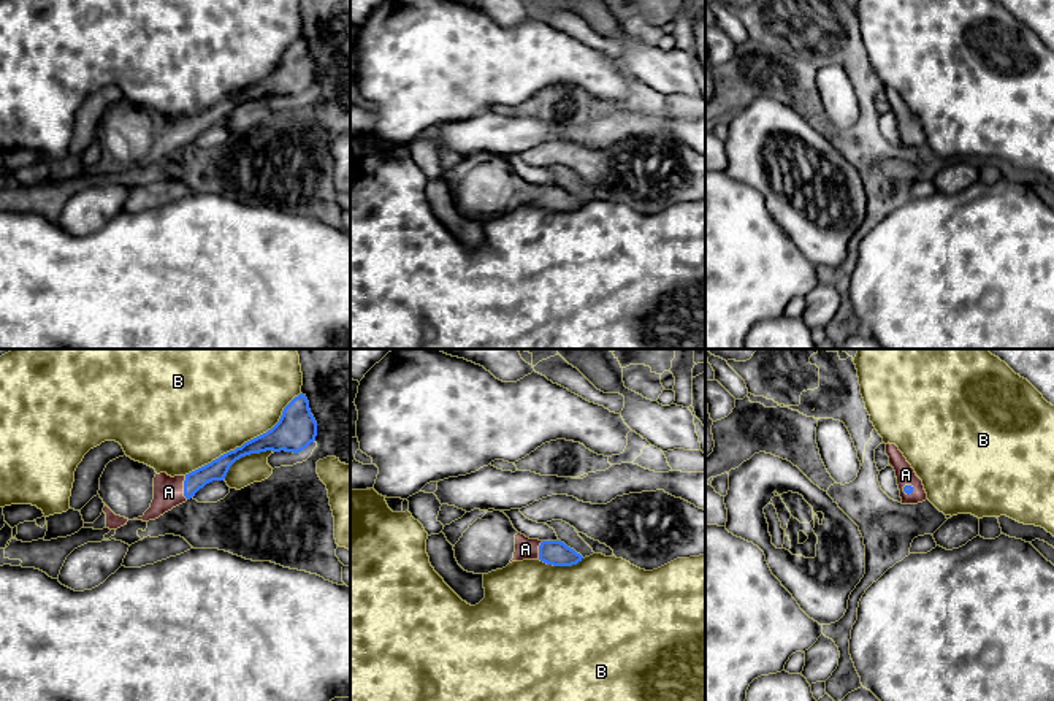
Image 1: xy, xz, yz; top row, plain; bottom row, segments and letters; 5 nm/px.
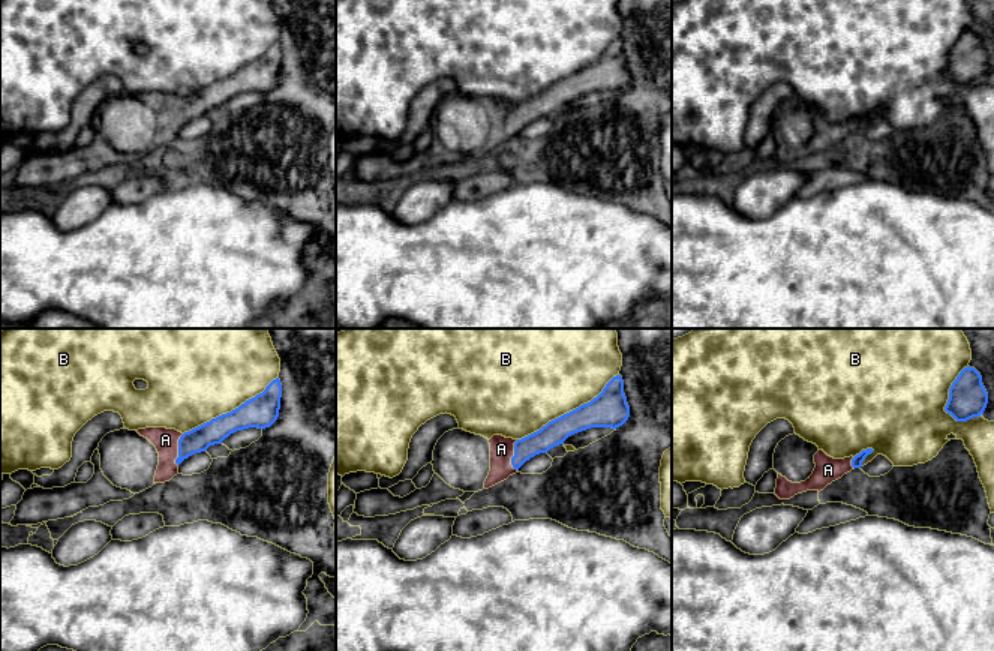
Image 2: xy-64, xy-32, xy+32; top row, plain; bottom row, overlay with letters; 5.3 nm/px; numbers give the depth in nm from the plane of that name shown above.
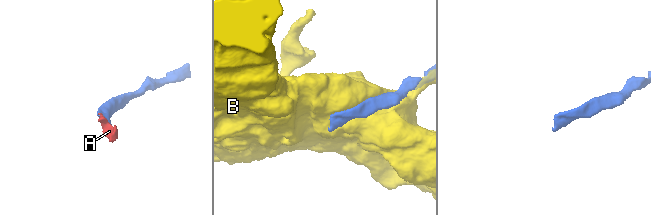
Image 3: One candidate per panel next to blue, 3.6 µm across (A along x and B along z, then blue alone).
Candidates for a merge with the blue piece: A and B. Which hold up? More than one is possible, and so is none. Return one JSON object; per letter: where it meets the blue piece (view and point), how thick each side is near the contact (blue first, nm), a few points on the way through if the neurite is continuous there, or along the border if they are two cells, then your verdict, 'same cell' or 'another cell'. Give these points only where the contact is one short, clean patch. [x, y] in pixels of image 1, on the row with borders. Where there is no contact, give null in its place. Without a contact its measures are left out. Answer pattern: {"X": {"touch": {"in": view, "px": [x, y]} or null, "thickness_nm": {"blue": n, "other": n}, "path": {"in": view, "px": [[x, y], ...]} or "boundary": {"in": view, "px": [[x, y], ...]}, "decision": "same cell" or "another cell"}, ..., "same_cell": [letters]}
{"A": {"touch": {"in": "xy", "px": [184, 487]}, "thickness_nm": {"blue": 100, "other": 160}, "decision": "same cell"}, "B": {"touch": {"in": "xy", "px": [244, 443]}, "thickness_nm": {"blue": 190, "other": 500}, "decision": "another cell"}, "same_cell": ["A"]}

